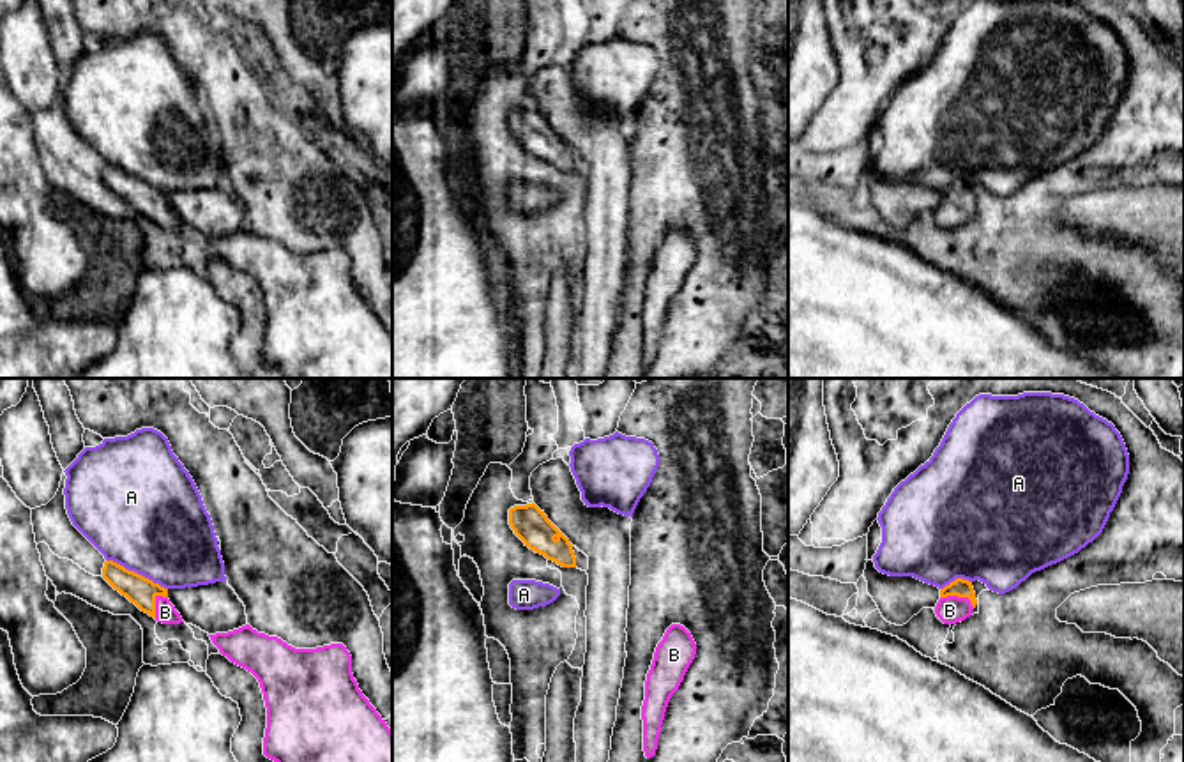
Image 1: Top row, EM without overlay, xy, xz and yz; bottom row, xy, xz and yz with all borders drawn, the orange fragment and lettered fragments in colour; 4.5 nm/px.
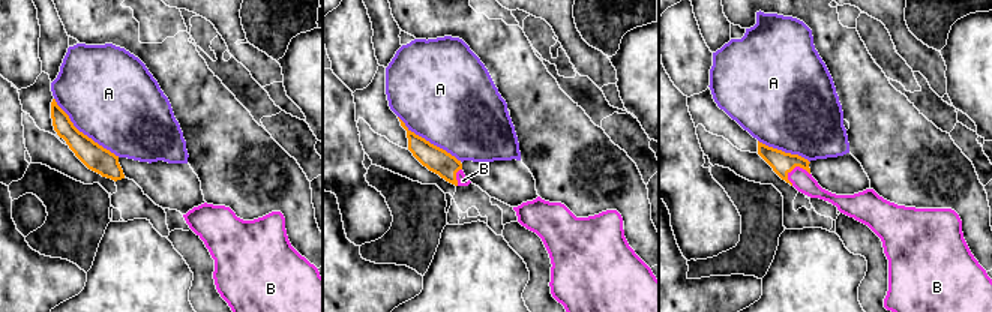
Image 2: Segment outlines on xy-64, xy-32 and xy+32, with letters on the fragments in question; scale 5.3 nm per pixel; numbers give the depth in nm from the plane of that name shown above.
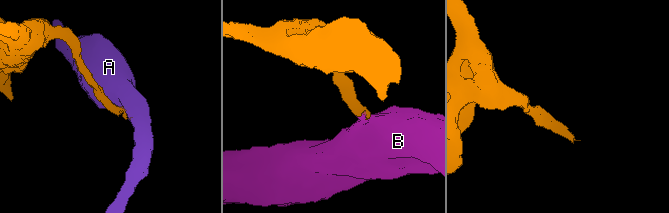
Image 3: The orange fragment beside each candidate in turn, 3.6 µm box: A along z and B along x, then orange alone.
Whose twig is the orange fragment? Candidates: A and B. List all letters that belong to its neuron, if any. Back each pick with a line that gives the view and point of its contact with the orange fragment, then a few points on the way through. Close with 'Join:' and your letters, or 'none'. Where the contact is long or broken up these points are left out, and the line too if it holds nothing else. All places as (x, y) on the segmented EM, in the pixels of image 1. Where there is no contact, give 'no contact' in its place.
B: meets orange in yz at (958, 596); runs through yz (960, 587), (958, 596), (949, 610)
Join: B

